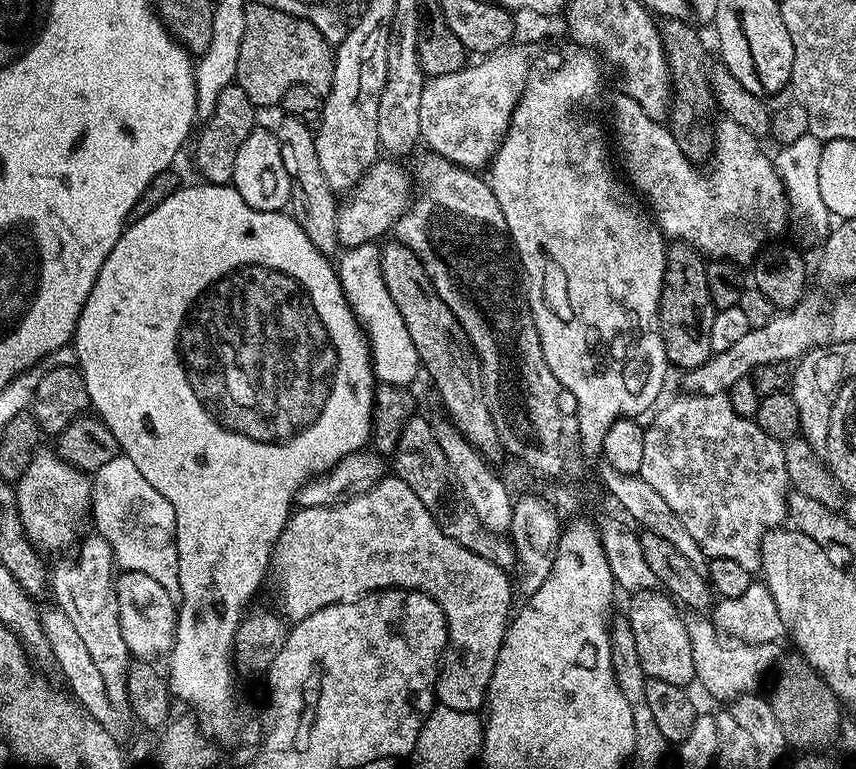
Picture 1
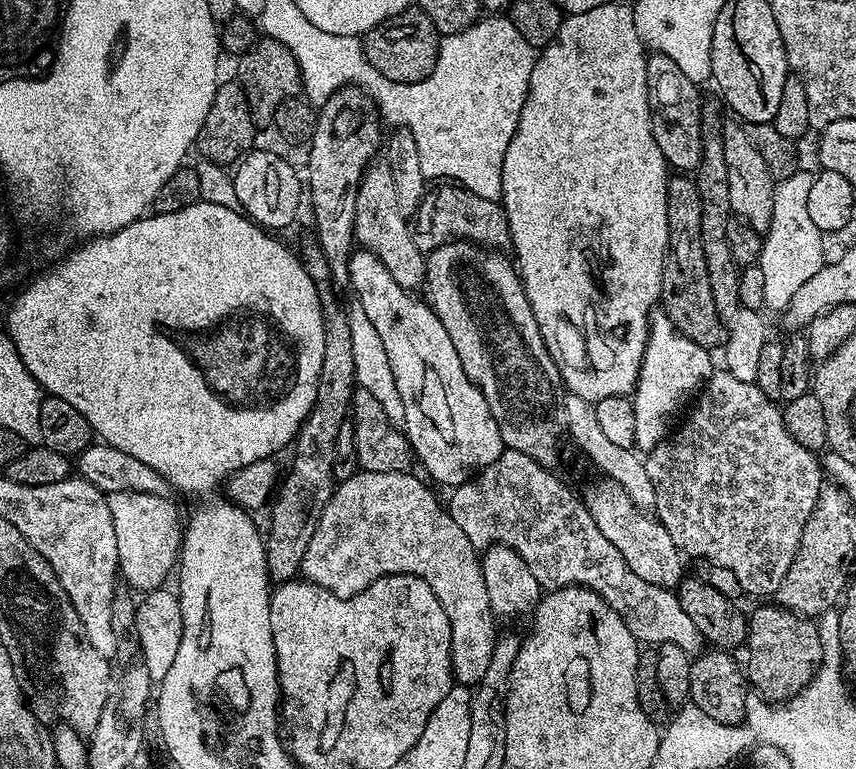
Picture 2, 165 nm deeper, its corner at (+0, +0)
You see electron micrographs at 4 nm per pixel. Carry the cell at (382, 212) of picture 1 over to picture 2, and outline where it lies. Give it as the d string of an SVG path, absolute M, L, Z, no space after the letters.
M440 182L425 191L414 217L414 232L420 238L428 236L429 249L441 248L443 244L457 238L493 250L507 249L512 243L503 203L500 200L478 198L478 194L474 194L469 188L461 188L455 182Z

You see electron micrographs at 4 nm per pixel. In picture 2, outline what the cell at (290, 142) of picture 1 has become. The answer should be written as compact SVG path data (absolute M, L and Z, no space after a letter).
M316 242L299 249L298 255L304 261L306 274L310 274L316 284L316 293L320 299L324 323L324 357L316 401L300 425L300 432L294 441L296 453L292 456L292 473L283 477L271 505L272 521L268 524L269 532L266 532L265 552L269 579L276 584L295 579L299 575L306 547L318 526L318 518L322 518L322 510L336 489L338 480L337 477L332 477L332 471L336 468L336 439L343 428L345 431L352 406L352 394L358 387L354 370L356 343L352 341L352 322L349 313L344 313L344 308L340 305L341 297L332 286L326 256Z

